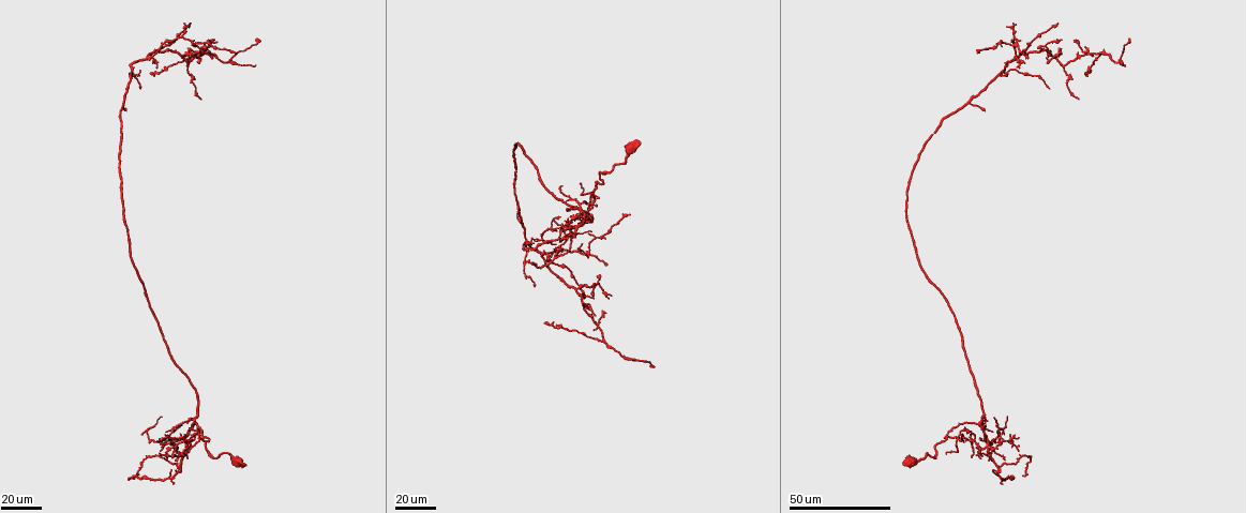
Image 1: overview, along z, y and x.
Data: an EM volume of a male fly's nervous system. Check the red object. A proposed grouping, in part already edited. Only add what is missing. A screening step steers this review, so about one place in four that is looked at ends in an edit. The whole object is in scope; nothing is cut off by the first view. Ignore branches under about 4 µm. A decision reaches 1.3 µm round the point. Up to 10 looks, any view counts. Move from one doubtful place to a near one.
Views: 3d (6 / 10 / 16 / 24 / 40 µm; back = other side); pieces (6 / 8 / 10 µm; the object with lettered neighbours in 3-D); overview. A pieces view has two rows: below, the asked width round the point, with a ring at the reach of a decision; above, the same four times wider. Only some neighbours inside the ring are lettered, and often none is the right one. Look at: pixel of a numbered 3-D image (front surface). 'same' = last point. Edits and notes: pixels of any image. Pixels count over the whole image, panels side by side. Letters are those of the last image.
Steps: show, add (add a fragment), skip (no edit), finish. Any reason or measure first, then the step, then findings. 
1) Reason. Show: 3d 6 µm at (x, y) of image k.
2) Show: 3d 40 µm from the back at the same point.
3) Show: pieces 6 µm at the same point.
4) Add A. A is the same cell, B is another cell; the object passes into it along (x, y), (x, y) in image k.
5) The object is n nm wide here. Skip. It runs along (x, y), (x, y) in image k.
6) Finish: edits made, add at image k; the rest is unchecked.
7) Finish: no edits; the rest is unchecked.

Show: 3d 40 µm at (1020, 41) of image 1.

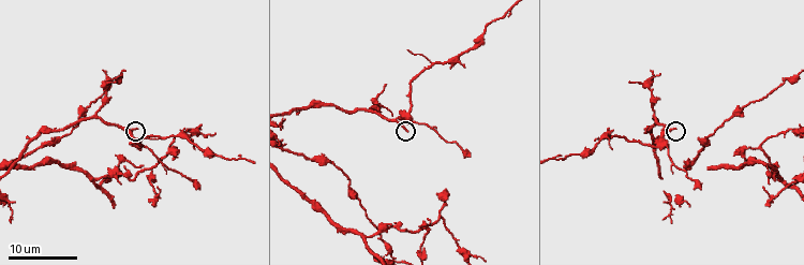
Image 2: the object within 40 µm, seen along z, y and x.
See the neighbours. Show: pieces 10 µm at (136, 129) of image 2.

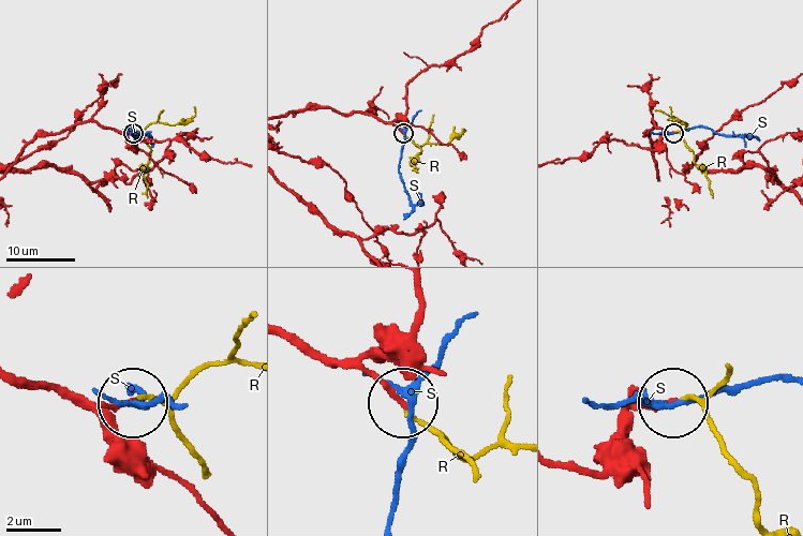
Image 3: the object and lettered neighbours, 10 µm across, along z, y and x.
Add R. R is the same cell, S is another cell; it goes on there.

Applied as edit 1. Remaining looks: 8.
Redraw. Show: overview.

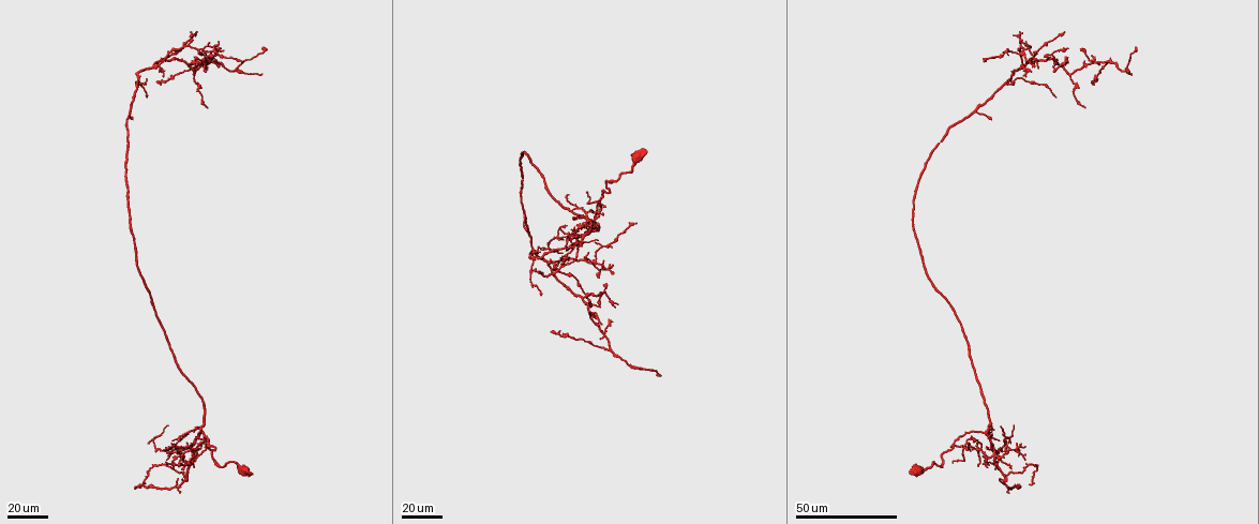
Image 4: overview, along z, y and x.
Branch stops here. Show: 3d 40 µm at (1016, 34) of image 4.

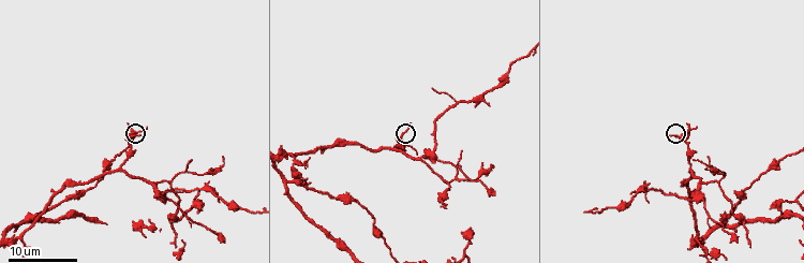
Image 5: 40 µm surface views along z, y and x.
Show: pieces 8 µm at (140, 135) of image 5.

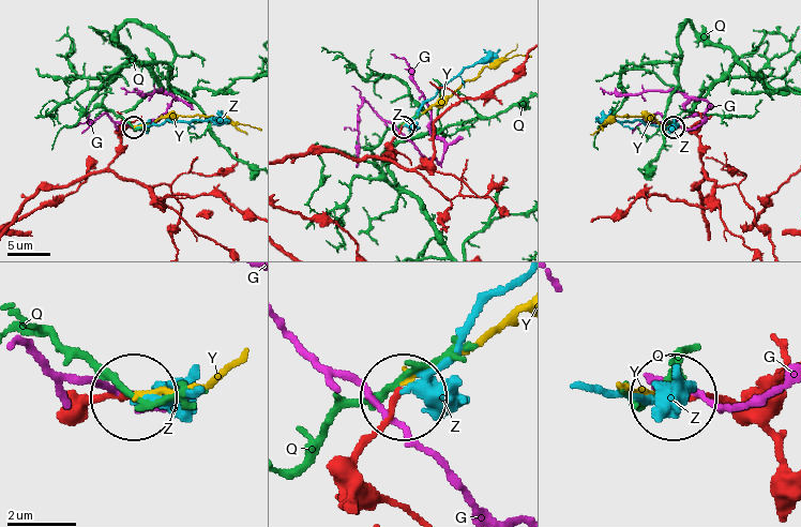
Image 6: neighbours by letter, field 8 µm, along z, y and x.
The object is 180 nm wide here. Add Y. Y is the same cell, G, Q and Z are other cells; the object passes into it along (120, 135), (123, 129), (134, 125), (200, 114), (250, 126) in image 6; the neuron continues.

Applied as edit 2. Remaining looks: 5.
End of a long branch. Show: 3d 24 µm at (126, 71) of image 2.

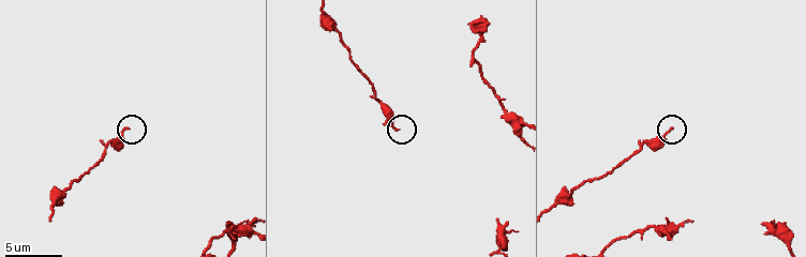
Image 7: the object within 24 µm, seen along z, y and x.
Zoom in. Show: 3d 6 µm at (396, 127) of image 7.

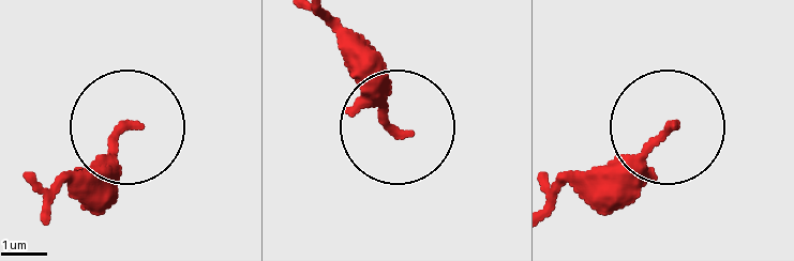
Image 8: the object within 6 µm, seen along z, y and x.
Show: pieces 6 µm at (405, 133) of image 8.

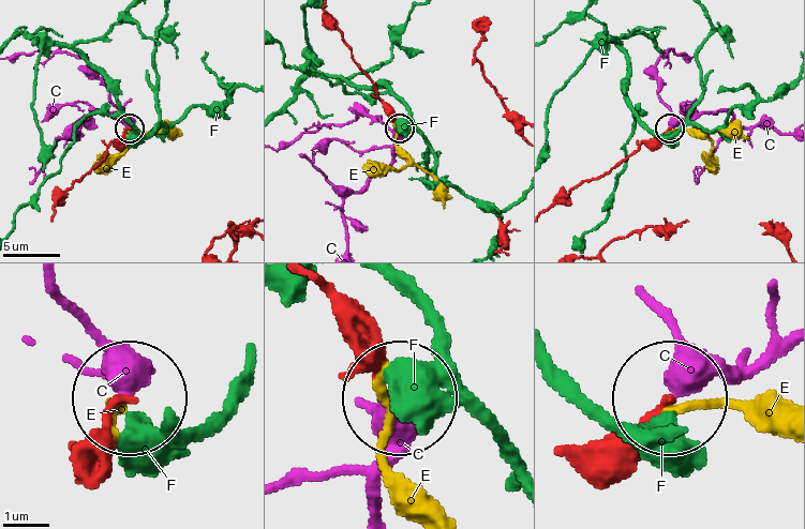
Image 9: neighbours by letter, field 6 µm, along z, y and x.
The object is 140 nm wide here. Skip. C, E and F are other cells; it runs along (53, 214), (74, 183), (129, 129) in image 9; none of them fits.

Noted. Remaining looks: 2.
Tapers out. Show: 3d 24 µm at (657, 370) of image 4.

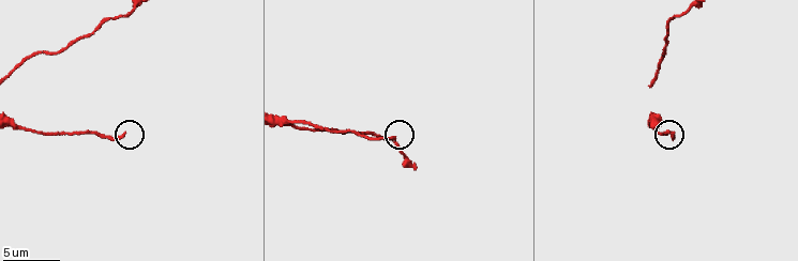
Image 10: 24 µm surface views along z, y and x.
What lies round it. Show: pieces 10 µm at (394, 137) of image 10.

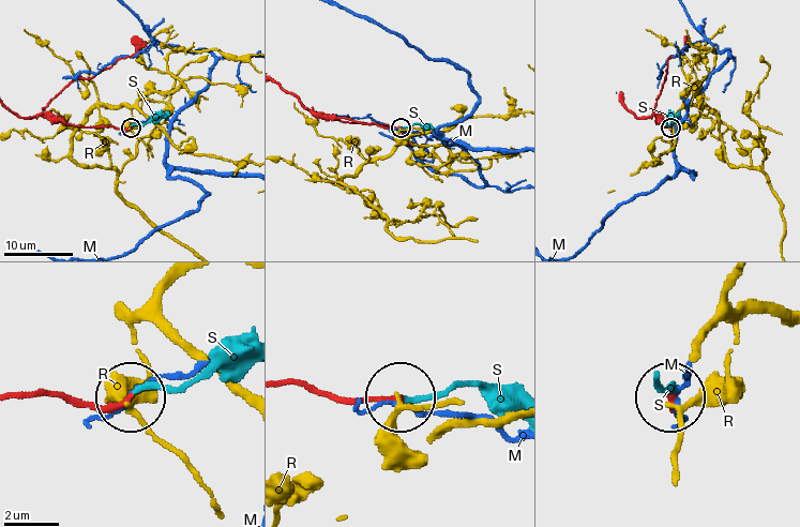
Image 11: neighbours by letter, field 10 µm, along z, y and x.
Add S. S is the same cell, M and R are other cells; the object passes into it along (57, 393), (109, 407), (151, 387), (247, 363) in image 11; it goes on there.

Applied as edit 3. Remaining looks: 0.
Finish: edits made, add at image 3, add at image 6, add at image 11; the rest is unchecked.

